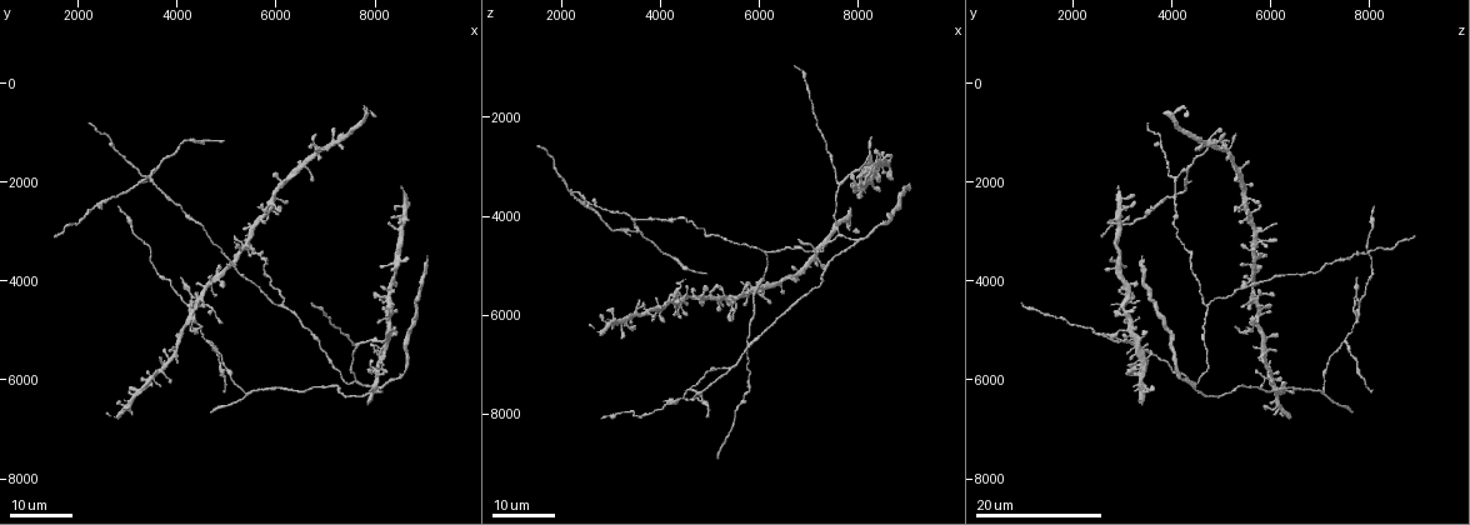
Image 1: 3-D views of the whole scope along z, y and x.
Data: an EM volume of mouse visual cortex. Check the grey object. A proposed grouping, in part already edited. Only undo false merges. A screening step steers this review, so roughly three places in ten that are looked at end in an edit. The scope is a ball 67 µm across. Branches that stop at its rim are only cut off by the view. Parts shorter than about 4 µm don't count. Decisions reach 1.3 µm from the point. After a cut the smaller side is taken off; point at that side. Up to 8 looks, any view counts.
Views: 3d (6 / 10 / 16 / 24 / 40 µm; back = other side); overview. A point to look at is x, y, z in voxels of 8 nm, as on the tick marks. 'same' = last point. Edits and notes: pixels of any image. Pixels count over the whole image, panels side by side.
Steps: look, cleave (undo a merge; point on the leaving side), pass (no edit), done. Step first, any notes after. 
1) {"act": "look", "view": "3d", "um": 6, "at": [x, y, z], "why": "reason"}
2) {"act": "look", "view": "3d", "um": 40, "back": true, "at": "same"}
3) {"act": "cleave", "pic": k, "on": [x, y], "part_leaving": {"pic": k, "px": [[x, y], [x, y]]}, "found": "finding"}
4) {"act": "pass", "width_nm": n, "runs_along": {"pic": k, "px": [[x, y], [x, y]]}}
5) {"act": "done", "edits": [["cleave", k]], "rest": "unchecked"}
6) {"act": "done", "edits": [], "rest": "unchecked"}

{"act": "look", "view": "3d", "um": 16, "at": [5400, 6250, 7150], "why": "arms part here"}

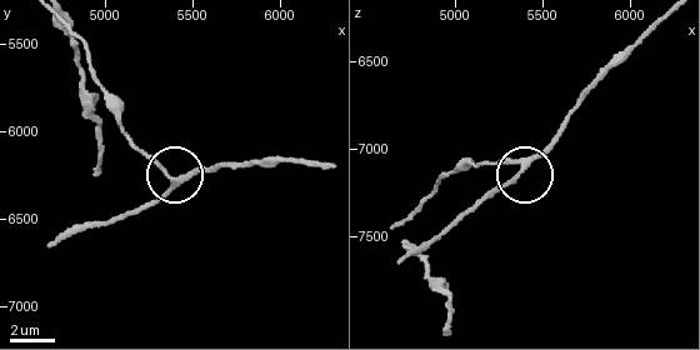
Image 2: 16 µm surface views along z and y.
{"act": "look", "view": "3d", "um": 10, "at": [5380, 6300, 7100]}

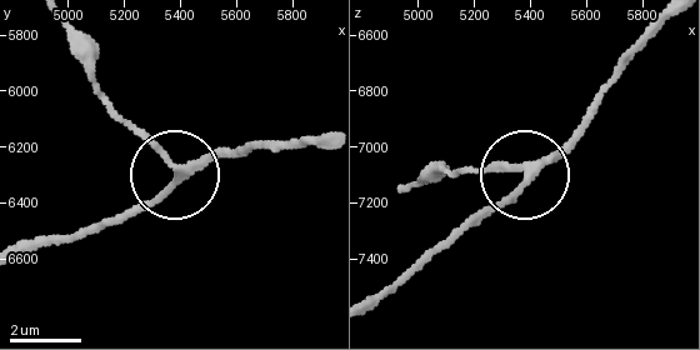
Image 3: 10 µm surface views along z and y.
{"act": "pass", "side_arm_um": 8, "runs_along": {"pic": 3, "px": [[325, 136], [244, 145], [181, 165], [121, 223]]}, "found": "one neuron here"}

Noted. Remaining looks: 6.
{"act": "look", "view": "3d", "um": 24, "at": [4600, 5250, 7500], "why": "a fork"}

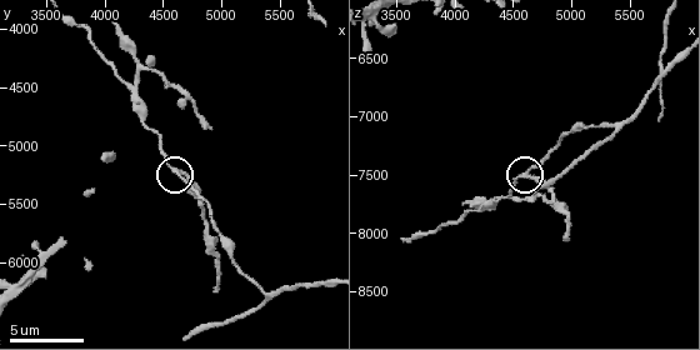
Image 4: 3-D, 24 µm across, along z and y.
{"act": "look", "view": "3d", "um": 10, "at": [4600, 5200, 7520]}

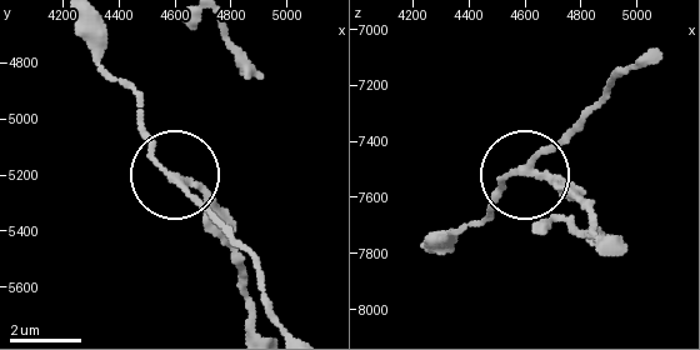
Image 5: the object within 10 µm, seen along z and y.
{"act": "cleave", "pic": 5, "on": [564, 191], "width_nm": 160, "part_leaving": {"pic": 5, "px": [[179, 175], [200, 193], [205, 229], [233, 265], [248, 328]]}, "found": "a second neuron is stuck on"}

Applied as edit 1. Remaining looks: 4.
{"act": "look", "view": "3d", "um": 16, "at": [3450, 1850, 4300], "why": "four-way junction"}

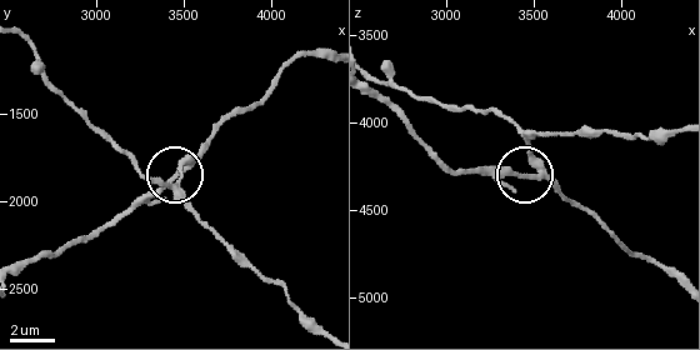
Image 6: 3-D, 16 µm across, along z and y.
{"act": "look", "view": "3d", "um": 10, "at": "same"}

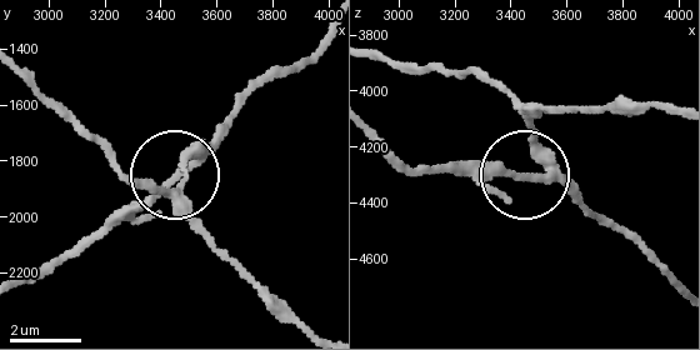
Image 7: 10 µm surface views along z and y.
{"act": "look", "view": "3d", "um": 6, "at": [3500, 1820, 4320]}

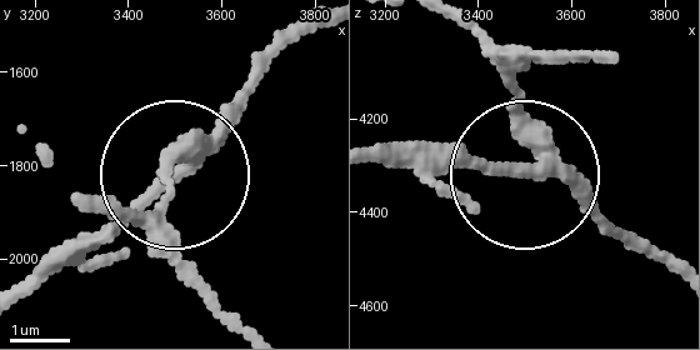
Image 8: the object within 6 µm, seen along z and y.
{"act": "cleave", "pic": 8, "on": [484, 159], "width_nm": 250, "part_leaving": {"pic": 8, "px": [[541, 170], [383, 165]]}, "found": "a second neuron is stuck on"}

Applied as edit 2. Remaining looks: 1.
{"act": "done", "edits": [["cleave", 5], ["cleave", 8]], "rest": "unchecked"}

